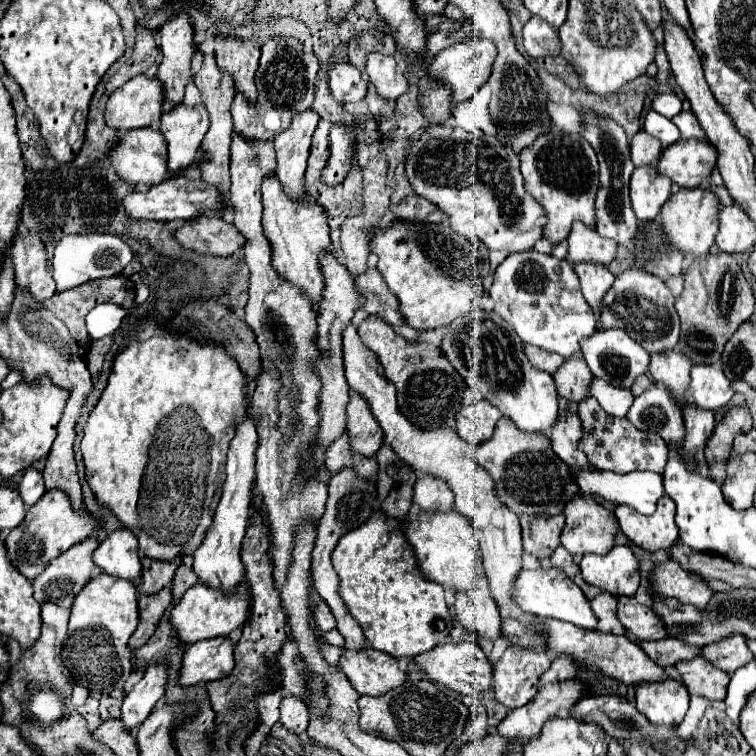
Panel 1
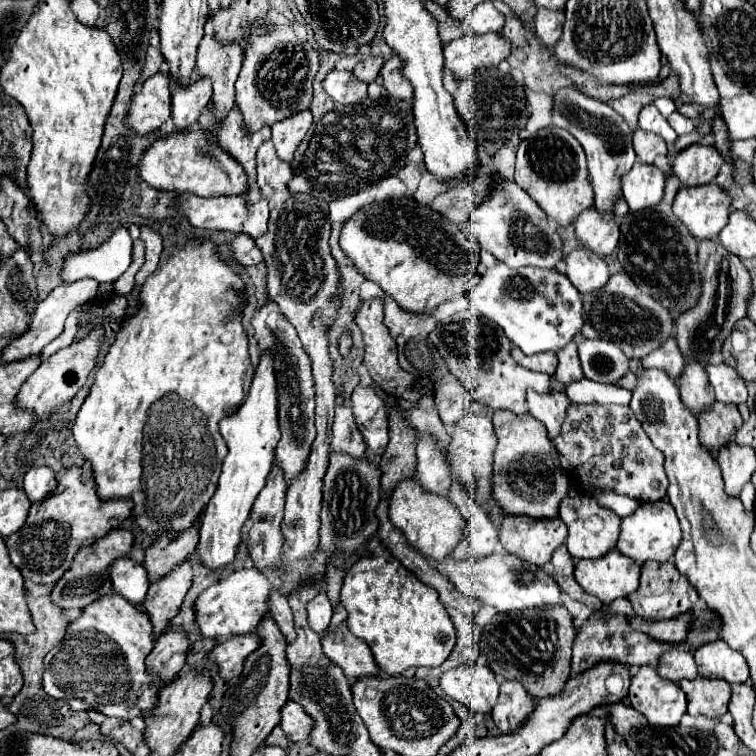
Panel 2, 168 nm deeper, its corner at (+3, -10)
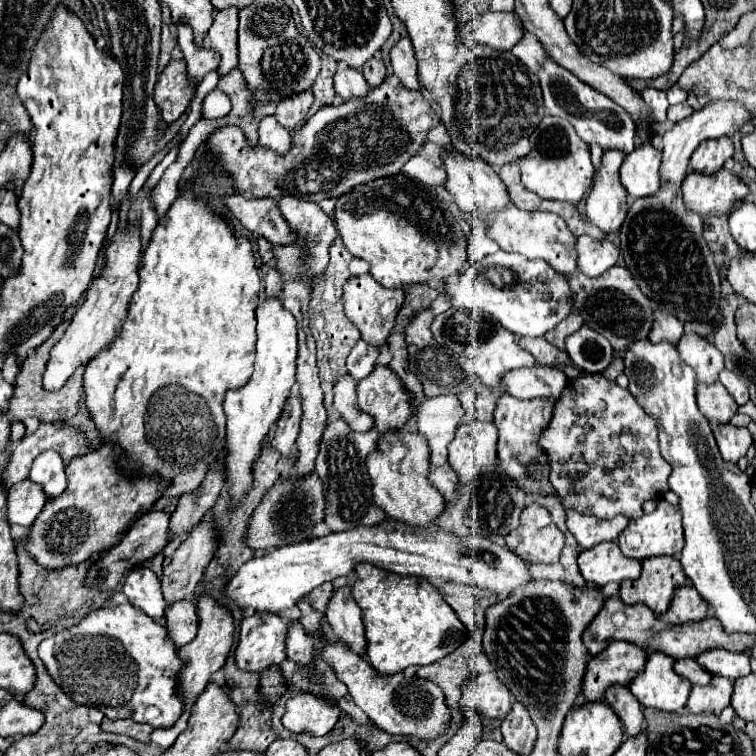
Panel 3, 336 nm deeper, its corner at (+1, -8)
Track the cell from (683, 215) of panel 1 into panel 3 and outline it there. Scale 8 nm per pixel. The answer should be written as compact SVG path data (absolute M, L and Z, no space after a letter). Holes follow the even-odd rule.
M725 166L715 174L689 172L683 180L683 196L689 210L701 216L731 212L731 204L747 196L747 184Z

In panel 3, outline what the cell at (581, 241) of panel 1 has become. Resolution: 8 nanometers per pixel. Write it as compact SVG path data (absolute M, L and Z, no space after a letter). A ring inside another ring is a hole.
M605 150L601 166L595 172L591 192L587 196L587 218L603 232L621 228L627 216L627 190L619 180L619 166L625 154L621 150Z

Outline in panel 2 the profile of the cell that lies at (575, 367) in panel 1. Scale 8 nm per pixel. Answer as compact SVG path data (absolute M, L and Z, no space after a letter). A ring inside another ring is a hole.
M577 336L569 346L565 346L565 350L559 350L559 366L555 372L555 380L561 386L569 386L575 380L583 378L581 366L579 366L579 358L577 358L577 340L581 340L581 336Z

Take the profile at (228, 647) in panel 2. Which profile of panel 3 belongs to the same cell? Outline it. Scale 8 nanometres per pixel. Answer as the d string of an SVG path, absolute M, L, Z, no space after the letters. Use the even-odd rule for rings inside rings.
M255 612L243 618L239 648L235 652L241 670L263 672L287 660L285 636L289 620L273 612Z

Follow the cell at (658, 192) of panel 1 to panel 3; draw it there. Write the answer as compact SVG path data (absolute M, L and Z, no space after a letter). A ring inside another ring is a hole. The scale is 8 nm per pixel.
M645 142L625 156L621 164L621 182L633 198L651 196L659 190L659 164L661 152Z

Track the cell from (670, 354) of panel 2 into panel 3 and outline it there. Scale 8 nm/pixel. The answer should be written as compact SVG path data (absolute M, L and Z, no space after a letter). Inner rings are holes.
M655 310L653 314L653 328L649 332L651 340L671 340L677 342L683 336L683 322L671 314Z

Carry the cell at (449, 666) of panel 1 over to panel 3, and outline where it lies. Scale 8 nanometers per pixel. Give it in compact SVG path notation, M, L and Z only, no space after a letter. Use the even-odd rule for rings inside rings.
M487 672L469 680L461 702L471 704L485 718L503 720L513 706L513 696L505 688L505 684L495 676L495 672Z

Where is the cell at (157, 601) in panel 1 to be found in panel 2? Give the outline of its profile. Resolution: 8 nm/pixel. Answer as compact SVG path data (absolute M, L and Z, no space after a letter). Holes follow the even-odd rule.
M185 562L173 574L169 574L149 586L143 606L153 624L155 640L167 630L167 624L171 622L171 618L179 612L179 606L181 606L187 590L191 588L191 576L193 576L193 570L191 570L189 562Z

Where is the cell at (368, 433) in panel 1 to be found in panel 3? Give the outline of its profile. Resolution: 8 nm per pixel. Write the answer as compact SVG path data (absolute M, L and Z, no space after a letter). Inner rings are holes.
M379 366L357 384L359 408L375 418L379 432L401 430L413 414L413 398L401 378L389 368Z

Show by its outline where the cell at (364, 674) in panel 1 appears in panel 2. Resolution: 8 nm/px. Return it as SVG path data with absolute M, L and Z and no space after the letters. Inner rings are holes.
M341 622L333 634L325 634L323 652L333 664L343 670L351 684L363 676L381 676L381 670L375 666L369 646L353 636L345 622Z

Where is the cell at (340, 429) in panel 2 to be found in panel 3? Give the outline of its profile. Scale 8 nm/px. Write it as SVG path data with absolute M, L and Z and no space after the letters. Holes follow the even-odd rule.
M349 374L337 376L335 386L333 386L333 392L335 392L333 406L339 412L339 416L343 420L347 420L347 424L351 424L351 428L355 428L359 432L371 430L375 420L373 420L373 416L367 416L365 412L359 410L355 386L357 386L357 380L353 376L349 376Z

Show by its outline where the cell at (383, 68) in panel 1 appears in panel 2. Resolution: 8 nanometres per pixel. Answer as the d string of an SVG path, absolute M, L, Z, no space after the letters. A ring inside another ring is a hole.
M397 56L387 60L379 74L383 78L383 88L389 96L399 98L399 100L411 100L413 98L413 88L409 86L409 80L401 74L401 62L397 62Z

